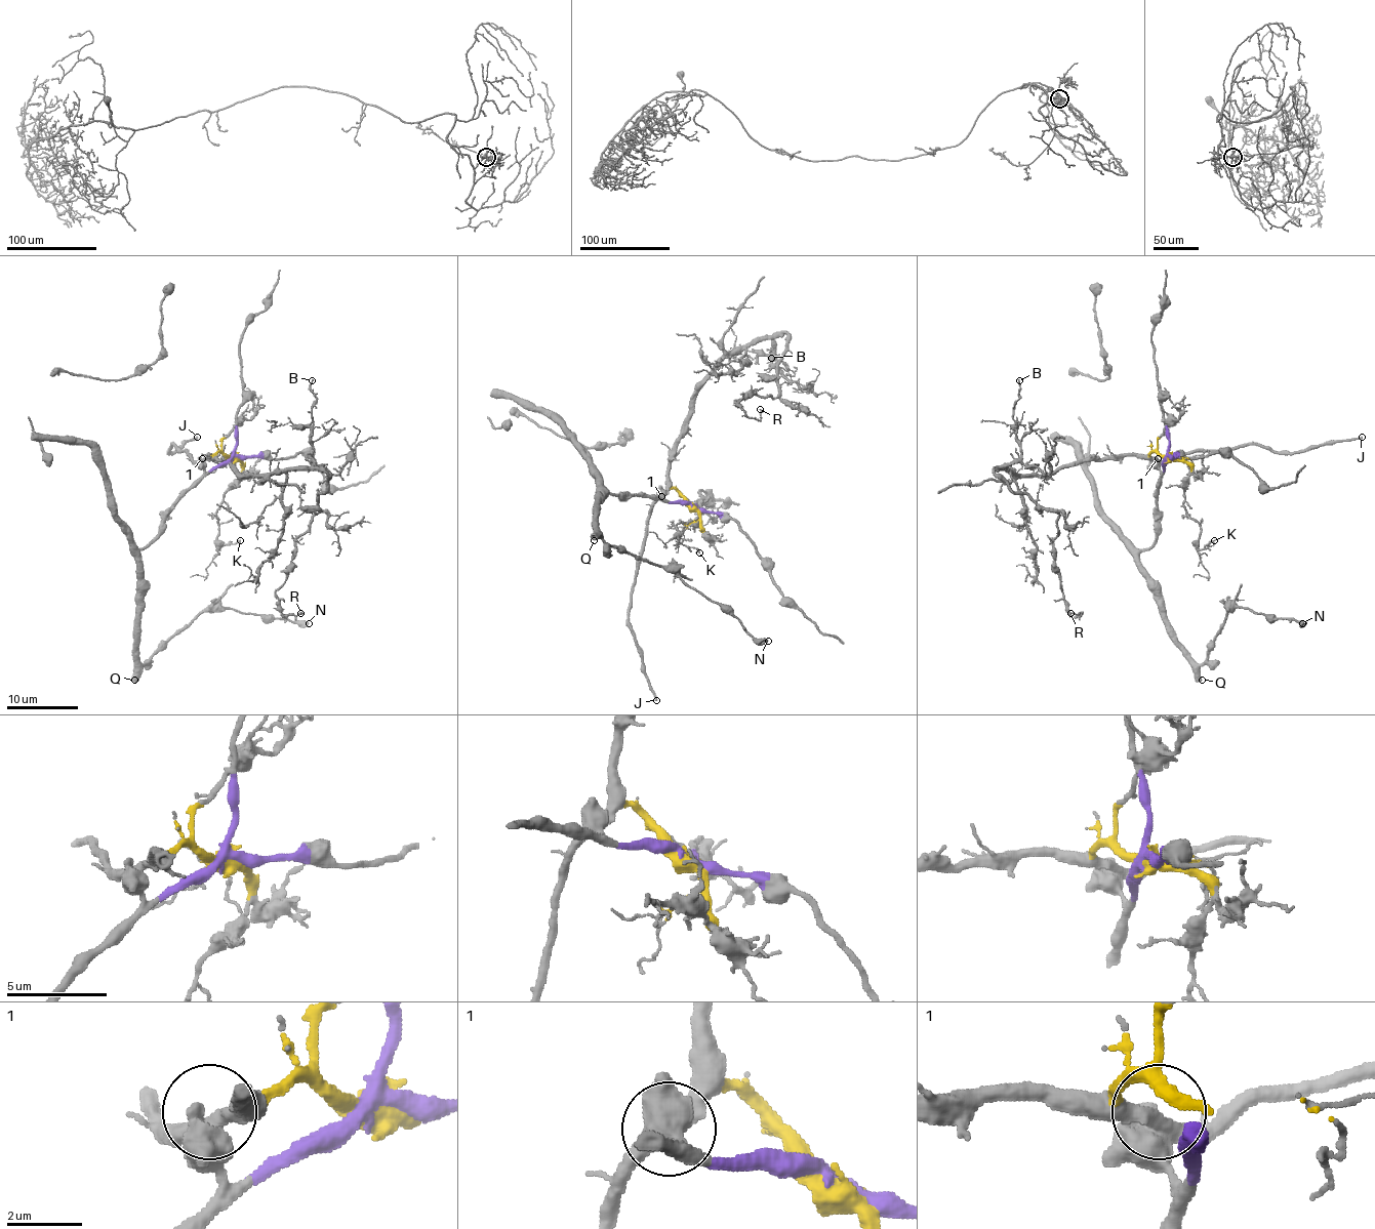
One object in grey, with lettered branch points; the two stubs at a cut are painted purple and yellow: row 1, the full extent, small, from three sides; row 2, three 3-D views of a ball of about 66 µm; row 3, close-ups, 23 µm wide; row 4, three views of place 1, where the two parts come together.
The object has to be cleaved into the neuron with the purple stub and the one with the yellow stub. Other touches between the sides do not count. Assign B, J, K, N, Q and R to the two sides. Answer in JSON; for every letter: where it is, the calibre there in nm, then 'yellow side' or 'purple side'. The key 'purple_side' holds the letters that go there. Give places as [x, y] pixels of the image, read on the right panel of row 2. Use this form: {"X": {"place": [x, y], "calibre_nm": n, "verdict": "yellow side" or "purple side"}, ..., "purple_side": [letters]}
{"B": {"place": [1019, 380], "calibre_nm": 160, "verdict": "yellow side"}, "J": {"place": [1362, 437], "calibre_nm": 240, "verdict": "yellow side"}, "K": {"place": [1214, 540], "calibre_nm": 180, "verdict": "yellow side"}, "N": {"place": [1302, 623], "calibre_nm": 440, "verdict": "purple side"}, "Q": {"place": [1202, 680], "calibre_nm": 550, "verdict": "purple side"}, "R": {"place": [1070, 613], "calibre_nm": 140, "verdict": "yellow side"}, "purple_side": ["N", "Q"]}

